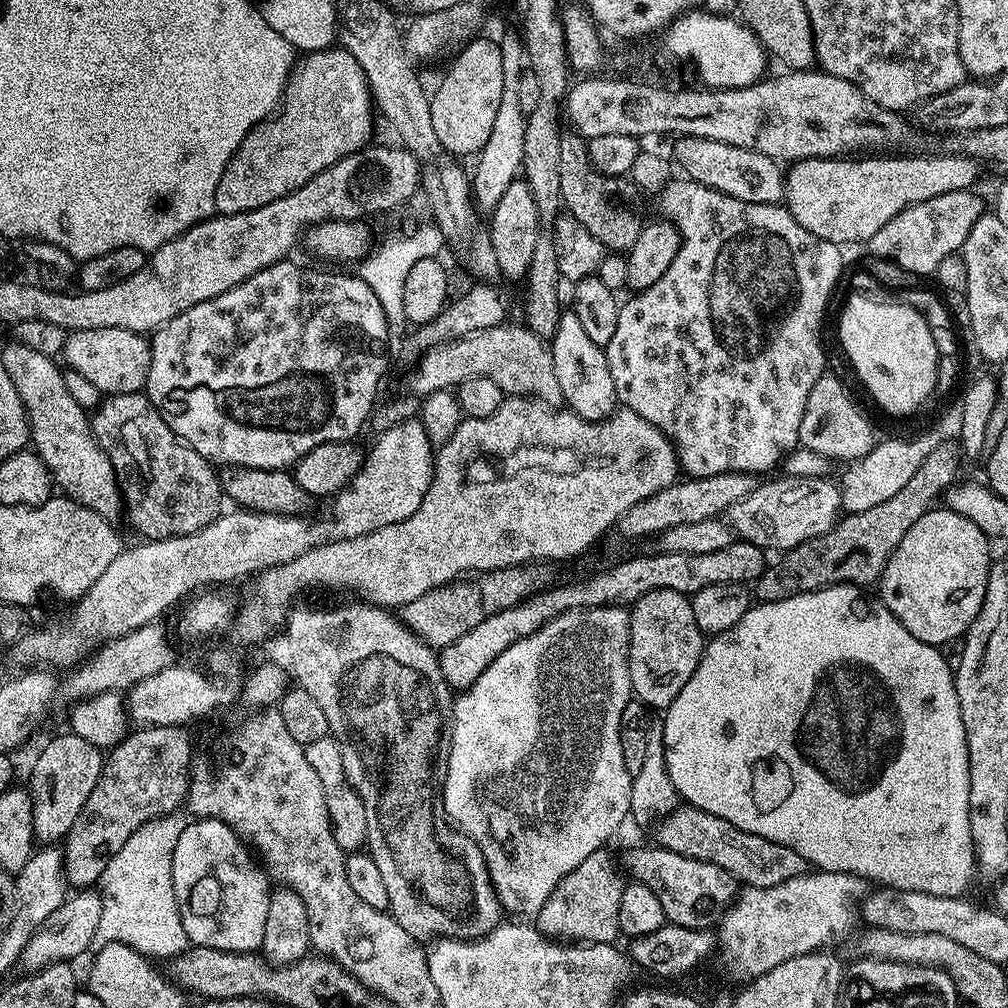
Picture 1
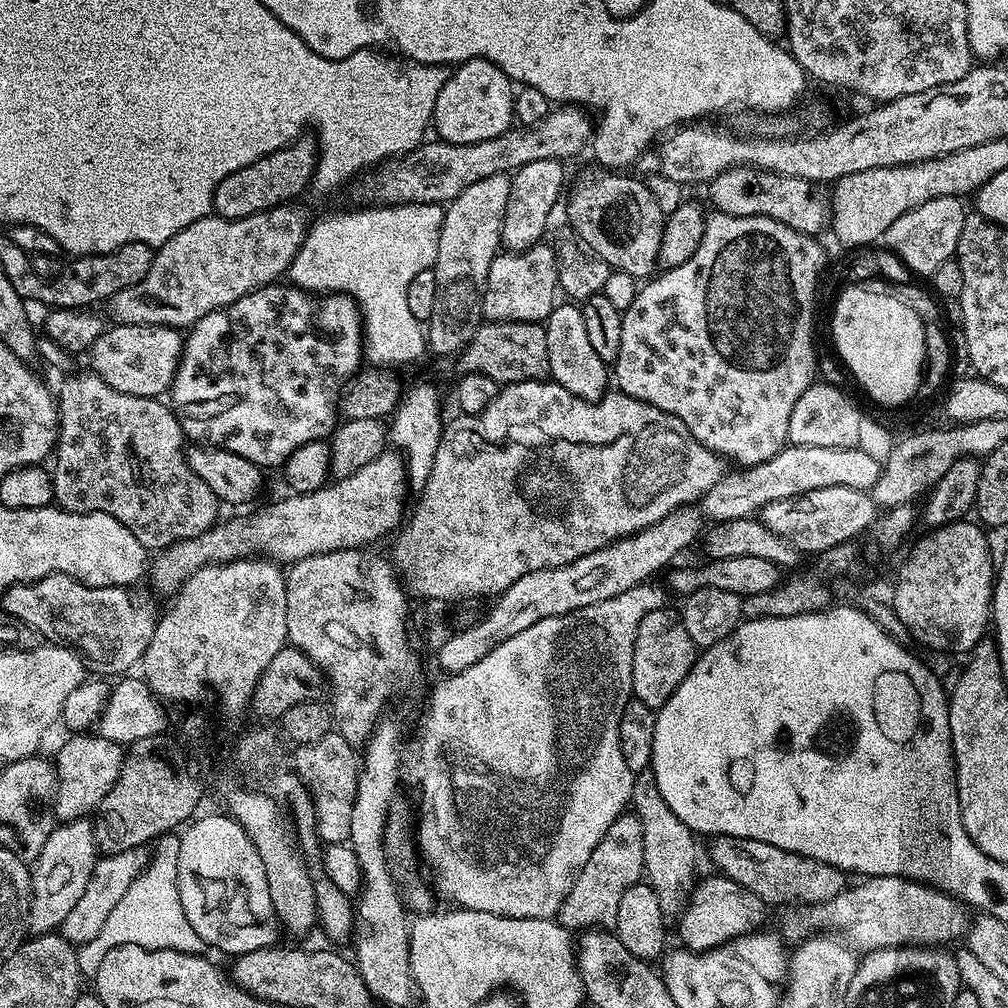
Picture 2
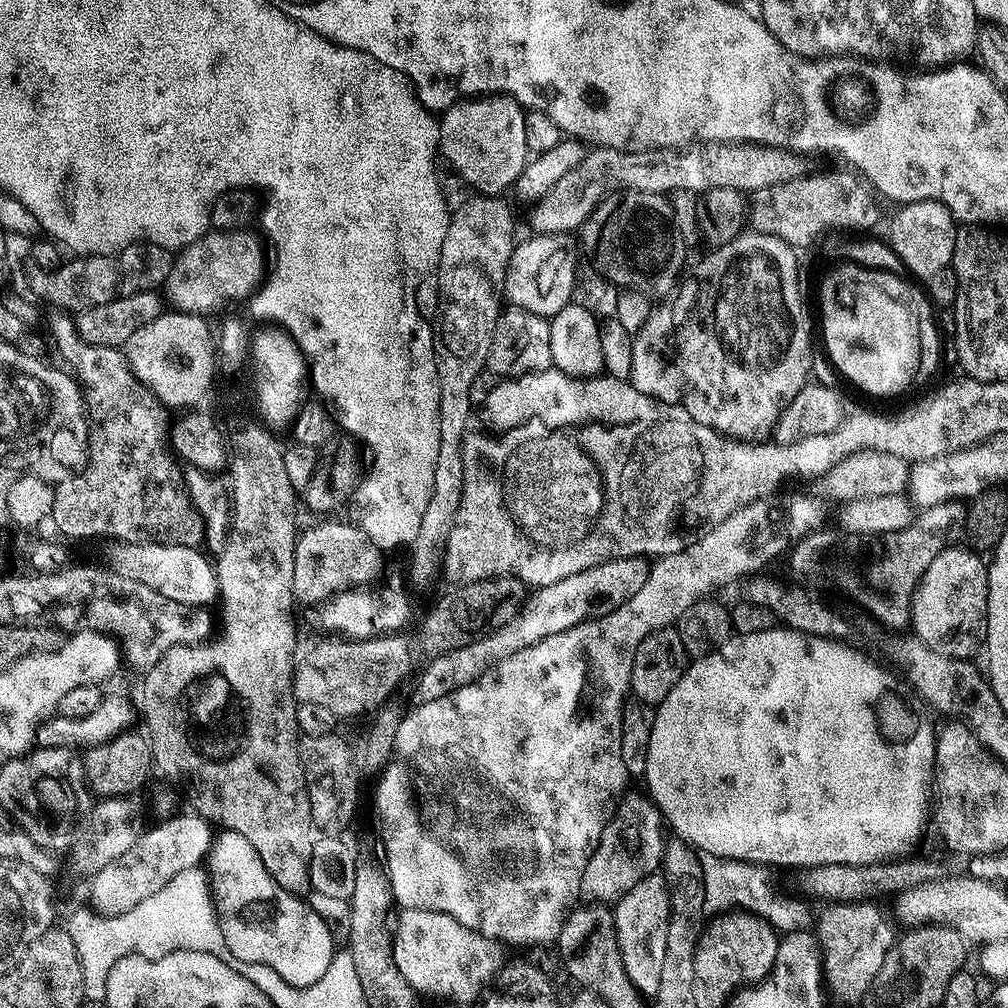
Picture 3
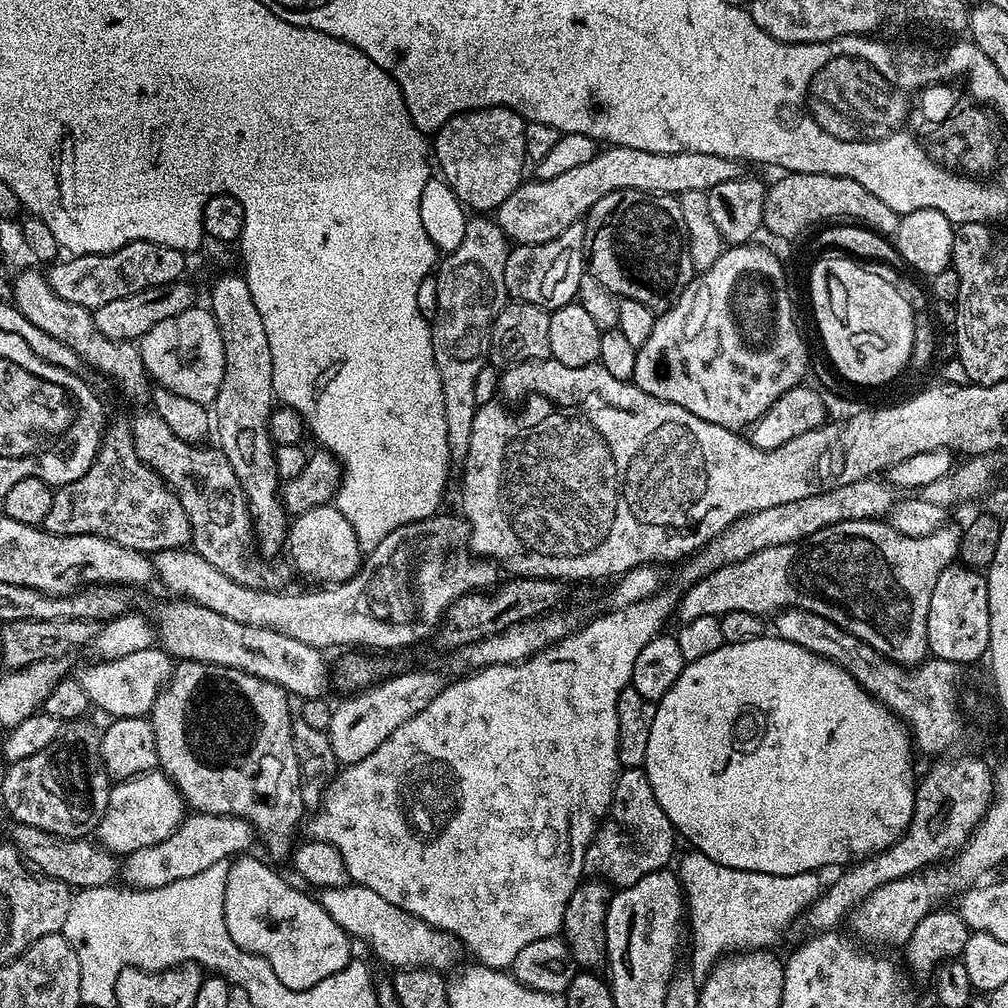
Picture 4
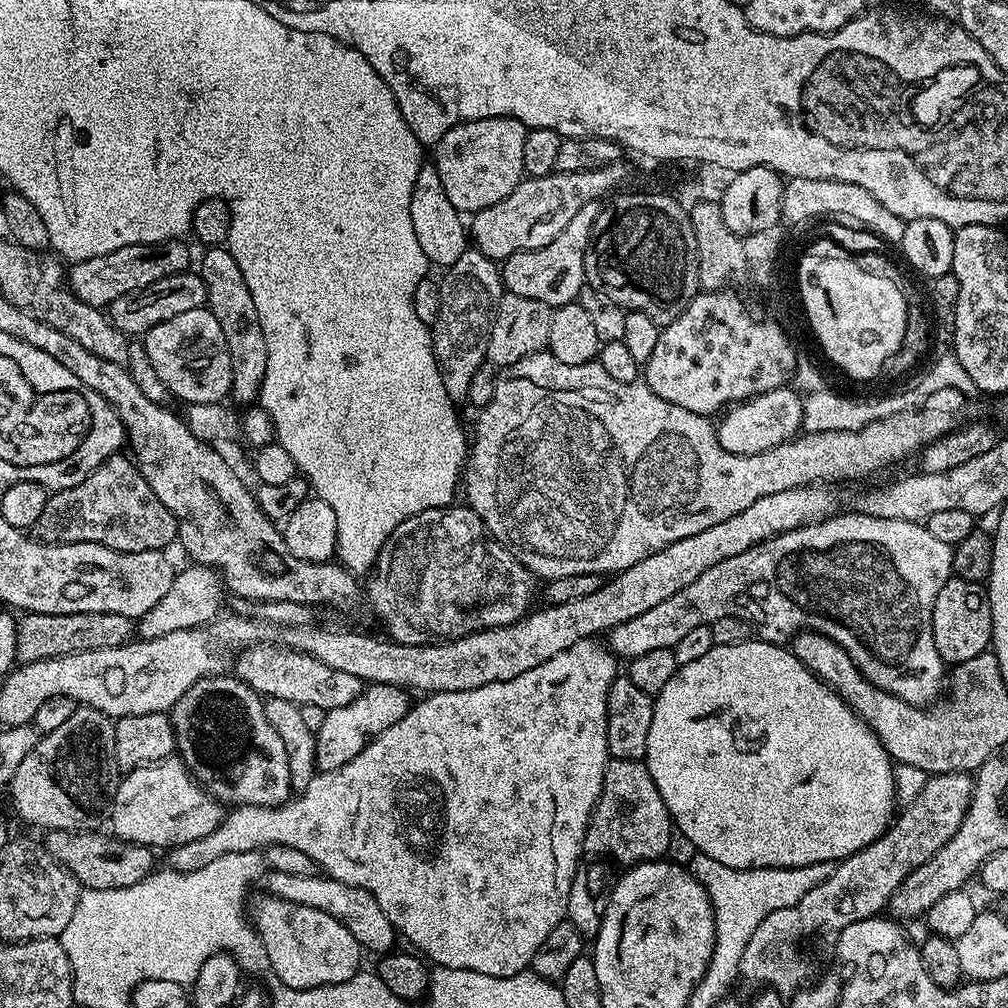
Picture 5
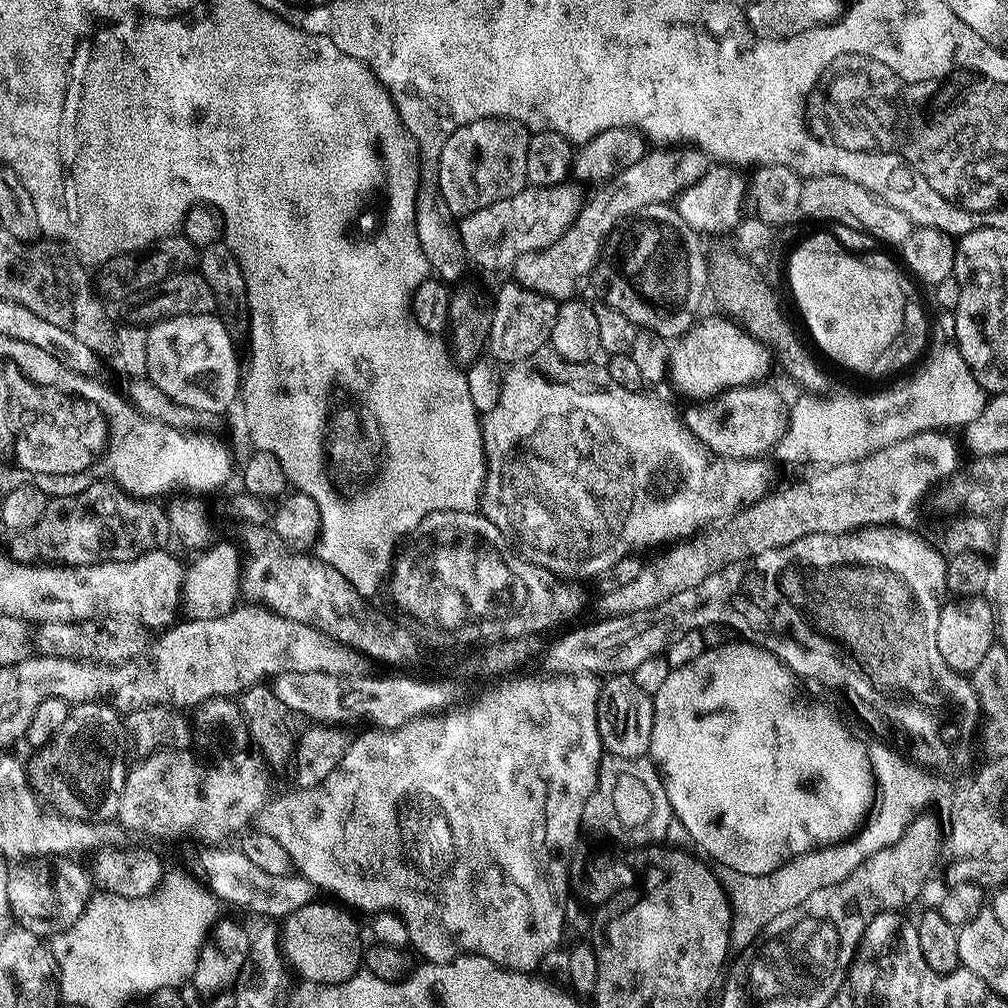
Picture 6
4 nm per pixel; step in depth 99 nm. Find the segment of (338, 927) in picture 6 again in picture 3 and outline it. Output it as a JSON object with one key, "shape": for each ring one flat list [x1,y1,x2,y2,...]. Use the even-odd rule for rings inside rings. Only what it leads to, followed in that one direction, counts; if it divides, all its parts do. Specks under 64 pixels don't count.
{"shape":[[221,831,212,840,206,853,206,880,210,885,210,897,216,908,216,921,222,930,222,938,226,938,229,957,233,961,254,962,262,966,270,966,270,970,278,970,278,974,287,984,295,988,305,988,322,978,332,962,338,945,332,941,332,932,328,924,301,897,292,892,282,890,274,878,262,866,262,858,258,858,258,850,242,838,237,832]]}

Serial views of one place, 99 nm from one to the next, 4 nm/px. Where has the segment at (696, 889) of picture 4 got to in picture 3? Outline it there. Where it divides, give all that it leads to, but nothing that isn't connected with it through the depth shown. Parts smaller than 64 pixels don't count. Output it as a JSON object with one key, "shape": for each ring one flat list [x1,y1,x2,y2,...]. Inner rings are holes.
{"shape":[[700,852,700,865,704,879,704,894,709,901,725,900,728,904,738,904,739,909,749,910,768,920,777,933,804,932,813,923,814,912,808,909,809,901,795,900,792,896,782,896,776,892,765,870,757,863,747,860,731,860,715,856,709,852]]}

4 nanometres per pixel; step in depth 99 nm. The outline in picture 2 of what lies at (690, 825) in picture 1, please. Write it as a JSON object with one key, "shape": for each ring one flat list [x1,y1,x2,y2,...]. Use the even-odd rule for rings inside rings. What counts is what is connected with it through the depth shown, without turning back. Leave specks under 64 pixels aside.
{"shape":[[730,835,715,837,711,841,710,858,723,875,754,892,765,905,798,902,811,906,828,901,844,891,847,873,829,863,819,862,806,855,781,850,757,839,734,838]]}

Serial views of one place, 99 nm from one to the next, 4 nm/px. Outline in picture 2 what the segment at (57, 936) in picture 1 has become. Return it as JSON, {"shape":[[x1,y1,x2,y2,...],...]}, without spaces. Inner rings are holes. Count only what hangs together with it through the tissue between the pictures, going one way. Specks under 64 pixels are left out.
{"shape":[[147,847,101,855,97,859,96,869,92,871,92,877,85,892,82,893,82,898,78,898,74,910,70,910,70,914,66,914,59,931,74,946,98,938,98,930,102,930,102,926,106,926,106,918,110,918,114,906,118,906,118,902,122,902,122,896,126,894,126,890,130,890,132,883,139,878,140,873,148,867,149,863,150,852]]}

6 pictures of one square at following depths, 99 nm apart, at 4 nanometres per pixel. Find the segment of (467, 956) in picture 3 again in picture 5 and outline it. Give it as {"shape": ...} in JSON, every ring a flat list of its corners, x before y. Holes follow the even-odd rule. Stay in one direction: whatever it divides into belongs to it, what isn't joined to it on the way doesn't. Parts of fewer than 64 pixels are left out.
{"shape":[[269,871,267,876,267,891,271,895,302,906,310,906,314,910,322,910,330,914,330,918,338,918,338,922,342,922,342,926,346,926,346,930,354,934,361,949,368,951,369,948,370,951,376,952,375,954,383,954,395,945,392,943,395,942,396,936,398,940,397,929,393,927,390,918,382,910,382,906,378,906,371,892,343,884,323,874,299,876,298,874]]}

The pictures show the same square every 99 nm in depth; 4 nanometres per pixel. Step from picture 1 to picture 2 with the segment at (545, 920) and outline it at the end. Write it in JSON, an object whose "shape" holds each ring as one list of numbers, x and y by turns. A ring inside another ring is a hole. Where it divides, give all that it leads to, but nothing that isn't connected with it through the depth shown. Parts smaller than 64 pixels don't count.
{"shape":[[625,810,614,822,614,826,606,830,602,842,594,846,594,854,590,854,586,866,582,866,582,870,576,875,574,886,570,886,570,894,566,894,560,907,559,923,569,930,587,930,615,925,618,902,622,902,622,894,630,886,641,883,643,876,642,822,635,812]]}

